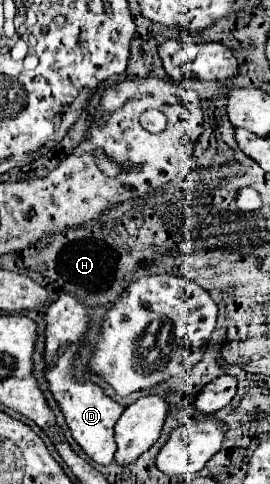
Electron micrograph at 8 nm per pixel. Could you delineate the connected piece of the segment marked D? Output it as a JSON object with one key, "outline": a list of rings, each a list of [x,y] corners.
{"outline":[[[62,293],[48,309],[46,309],[46,355],[44,361],[48,365],[46,379],[50,383],[50,391],[60,403],[60,409],[66,417],[66,423],[72,431],[74,441],[86,451],[90,459],[100,465],[108,465],[114,461],[116,443],[114,443],[114,423],[122,415],[124,407],[110,399],[104,389],[92,381],[74,377],[74,359],[80,353],[80,337],[90,329],[92,317],[84,303],[76,295]]]}

